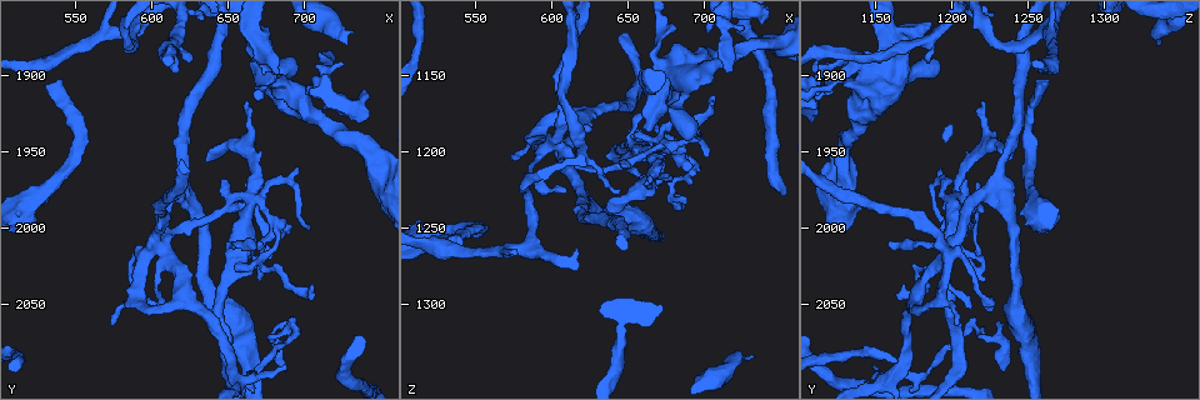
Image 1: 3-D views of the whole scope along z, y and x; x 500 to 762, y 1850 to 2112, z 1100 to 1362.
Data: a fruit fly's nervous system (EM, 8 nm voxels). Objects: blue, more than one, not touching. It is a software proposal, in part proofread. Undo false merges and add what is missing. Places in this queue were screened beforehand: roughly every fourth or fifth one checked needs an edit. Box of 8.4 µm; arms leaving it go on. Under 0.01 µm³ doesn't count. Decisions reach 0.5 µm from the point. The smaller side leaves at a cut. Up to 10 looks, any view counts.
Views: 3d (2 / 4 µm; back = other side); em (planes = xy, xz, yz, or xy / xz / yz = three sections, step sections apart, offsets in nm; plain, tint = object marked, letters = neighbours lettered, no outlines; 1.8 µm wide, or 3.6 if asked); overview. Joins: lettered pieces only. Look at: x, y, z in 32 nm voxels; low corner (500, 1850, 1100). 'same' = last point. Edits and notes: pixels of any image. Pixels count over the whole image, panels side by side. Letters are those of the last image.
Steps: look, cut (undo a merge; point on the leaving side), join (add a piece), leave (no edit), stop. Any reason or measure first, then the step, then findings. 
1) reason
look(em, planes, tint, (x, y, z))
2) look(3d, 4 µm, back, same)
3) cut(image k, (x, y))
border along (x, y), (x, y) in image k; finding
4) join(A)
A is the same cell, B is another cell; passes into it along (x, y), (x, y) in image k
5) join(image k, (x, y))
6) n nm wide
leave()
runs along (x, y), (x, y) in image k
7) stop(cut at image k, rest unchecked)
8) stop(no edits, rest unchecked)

branch stops here
look(3d, 4 µm, (540, 1904, 1264))

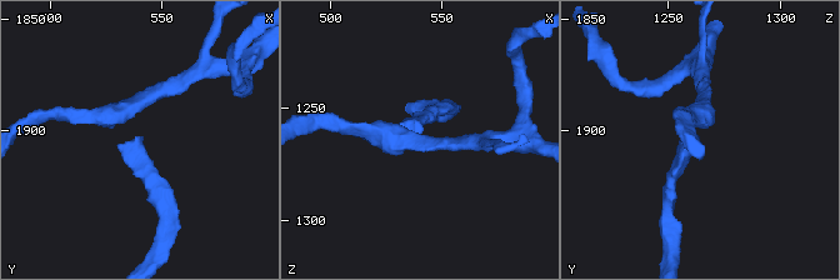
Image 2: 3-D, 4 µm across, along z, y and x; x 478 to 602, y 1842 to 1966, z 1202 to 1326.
now the EM
look(em, xy, step 16, letters, same)

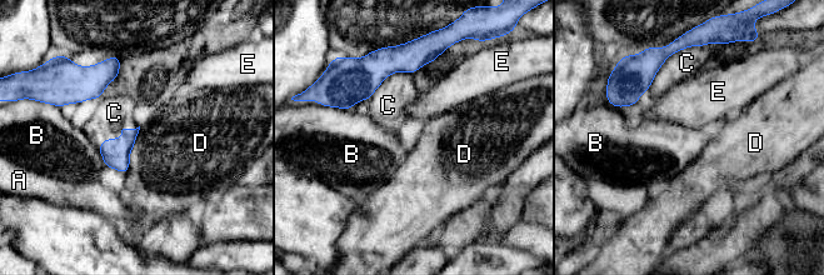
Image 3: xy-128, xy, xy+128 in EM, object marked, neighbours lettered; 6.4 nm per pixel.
another direction
look(em, xz, step 16, letters, same)

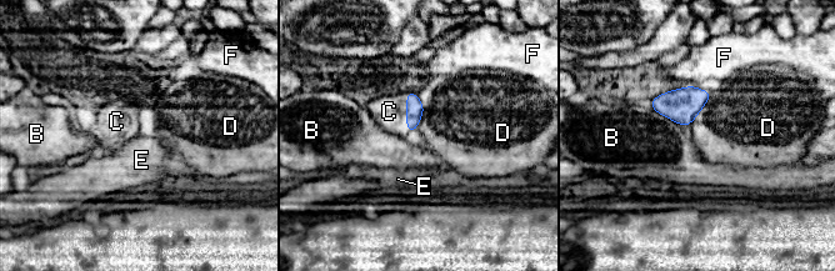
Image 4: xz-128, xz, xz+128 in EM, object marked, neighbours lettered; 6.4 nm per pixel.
110 nm wide
join(image 4, (389, 111))
C is the same cell, B, D, E and F are other cells; the neuron continues

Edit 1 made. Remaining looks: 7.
arms run side by side
look(3d, 4 µm, (606, 2012, 1198))

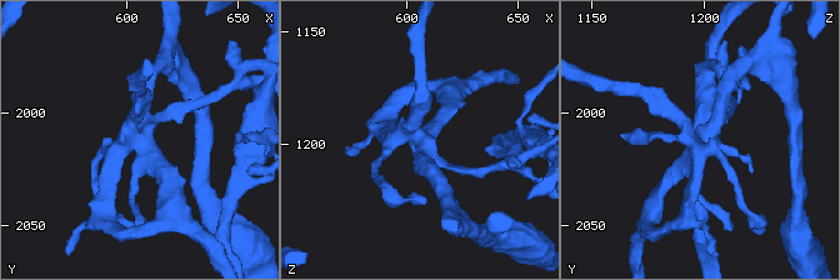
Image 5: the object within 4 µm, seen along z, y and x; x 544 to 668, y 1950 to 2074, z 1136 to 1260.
now the EM
look(em, planes, tint, (607, 2012, 1198))

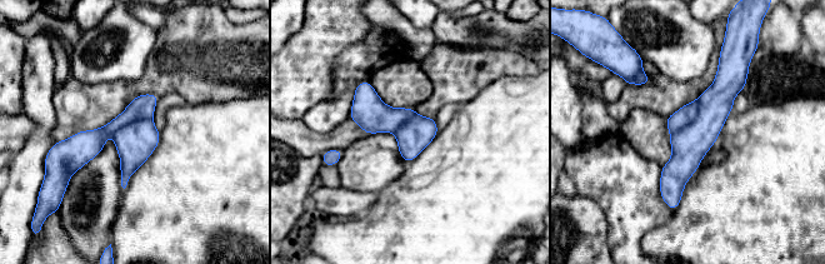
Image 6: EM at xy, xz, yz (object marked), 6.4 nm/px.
see the neighbours
look(em, planes, letters, same)

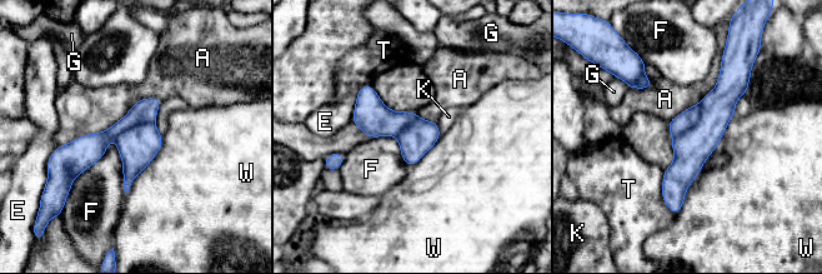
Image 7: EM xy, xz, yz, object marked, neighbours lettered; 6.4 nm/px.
240 nm wide
leave()
A, E, F, G, K, T and W are other cells; border along (114, 138), (69, 193) in image 7; one neuron here

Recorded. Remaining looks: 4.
sharp bend
look(em, planes, letters, (680, 2000, 1198))

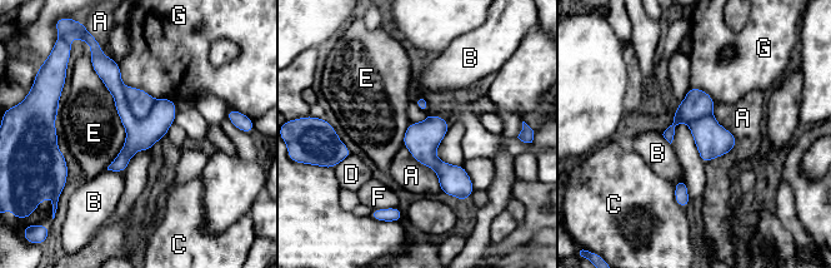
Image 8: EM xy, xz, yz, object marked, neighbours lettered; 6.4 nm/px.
220 nm wide
cut(image 8, (140, 102))
A, B, C, D, E, F and G are other cells; border along (123, 87), (130, 112), (144, 119) in image 8; a second neuron is stuck on

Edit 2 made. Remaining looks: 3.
look(em, planes, letters, (730, 1870, 1334))

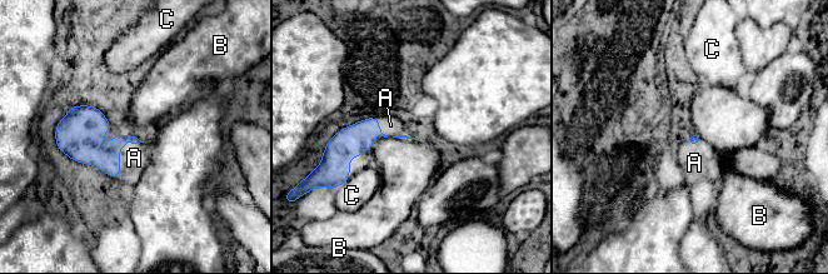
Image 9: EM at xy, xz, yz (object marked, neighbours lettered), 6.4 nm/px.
A touches over 300 nm
join(image 9, (134, 158))
A is the same cell, B and C are other cells; passes into it along (81, 143), (119, 153), (134, 158) in image 9; the neuron continues

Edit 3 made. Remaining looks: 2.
stop(join at image 4, cut at image 8, join at image 9, rest unchecked)

